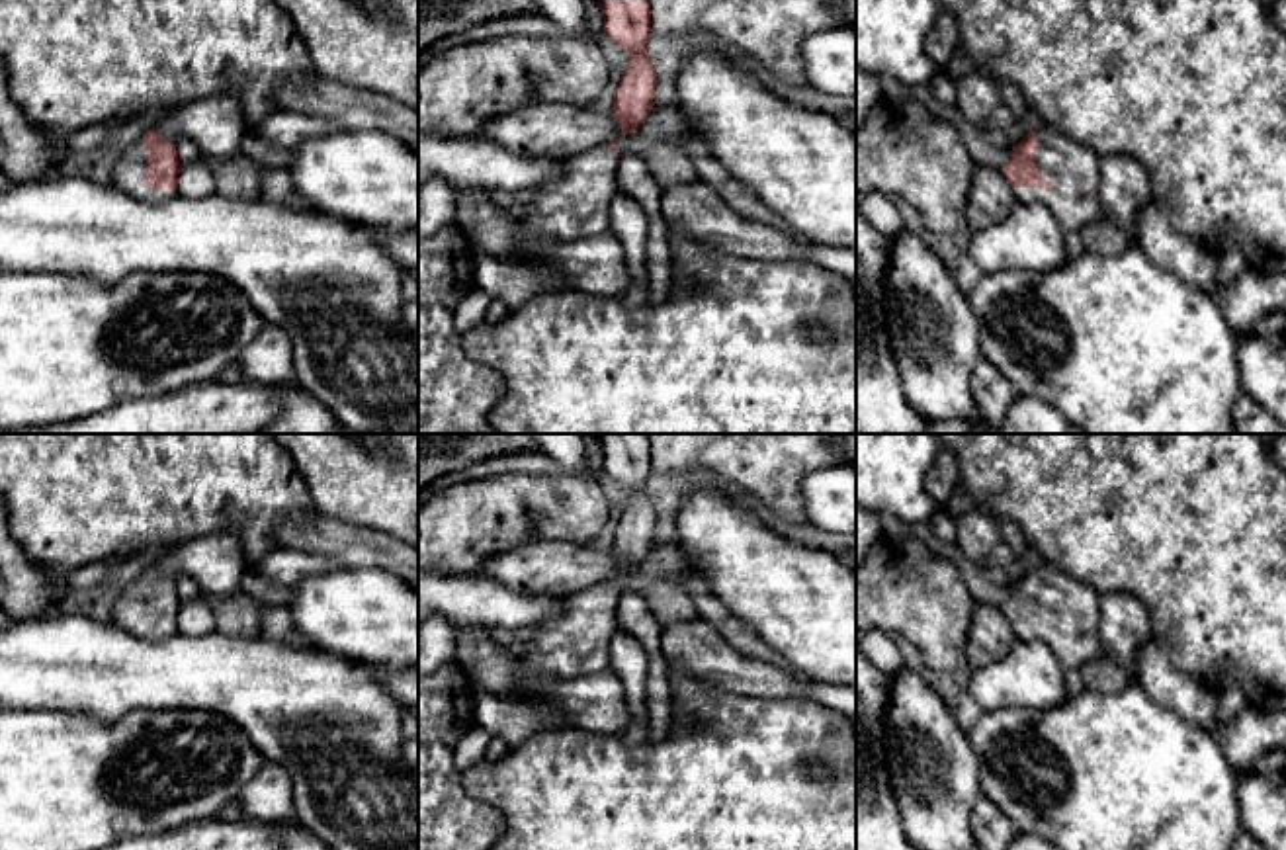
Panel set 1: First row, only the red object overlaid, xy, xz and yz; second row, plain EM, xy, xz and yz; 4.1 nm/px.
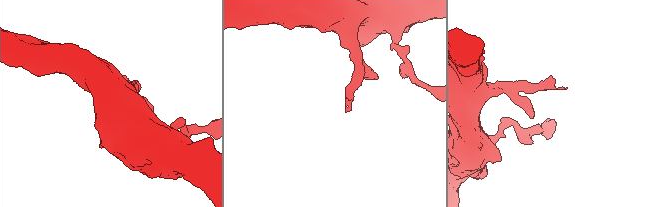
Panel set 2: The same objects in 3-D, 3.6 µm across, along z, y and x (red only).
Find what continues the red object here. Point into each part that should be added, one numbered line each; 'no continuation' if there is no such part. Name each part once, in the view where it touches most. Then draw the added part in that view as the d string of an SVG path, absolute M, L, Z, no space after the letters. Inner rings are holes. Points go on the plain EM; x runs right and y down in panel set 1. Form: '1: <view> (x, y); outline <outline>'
1: yz (1071, 606); outline M1044 563L1038 573L1038 614L1053 623L1012 625L1014 637L1024 643L1046 643L1065 670L1075 670L1089 660L1106 657L1098 625L1093 623L1098 619L1098 594L1050 563Z

